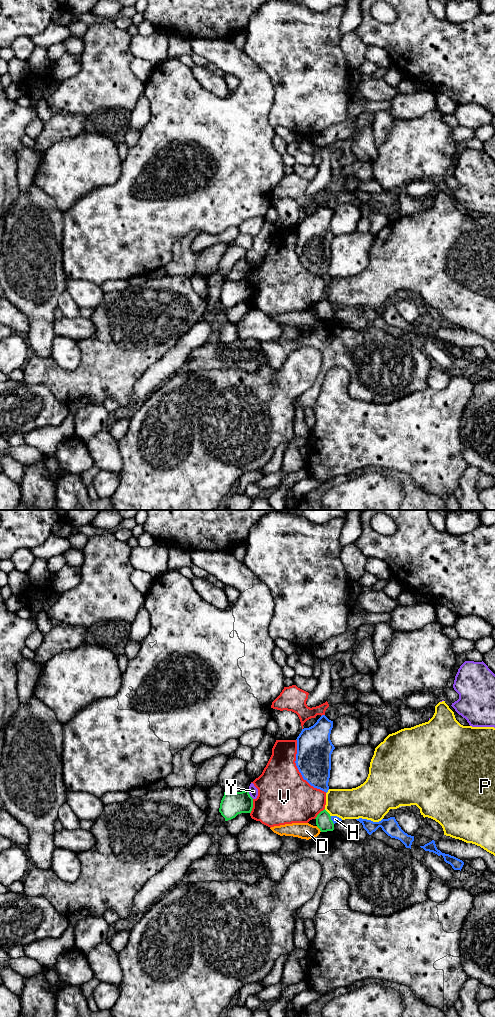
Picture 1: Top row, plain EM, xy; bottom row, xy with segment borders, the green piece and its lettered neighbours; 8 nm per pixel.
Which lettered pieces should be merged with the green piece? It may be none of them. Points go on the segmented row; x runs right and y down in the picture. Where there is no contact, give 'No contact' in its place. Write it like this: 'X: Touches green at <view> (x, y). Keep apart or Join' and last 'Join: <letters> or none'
D: Touches green at xy (319, 828). Keep apart
H: Touches green at xy (331, 820). Keep apart
P: Touches green at xy (328, 813). Keep apart
V: Touches green at xy (252, 806). Keep apart
Y: Touches green at xy (249, 794). Keep apart
Join: none

